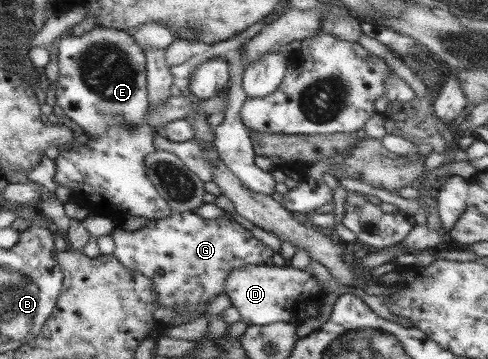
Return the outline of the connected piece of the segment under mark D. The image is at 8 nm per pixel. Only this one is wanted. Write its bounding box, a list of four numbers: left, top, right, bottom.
[223,265,325,326]

